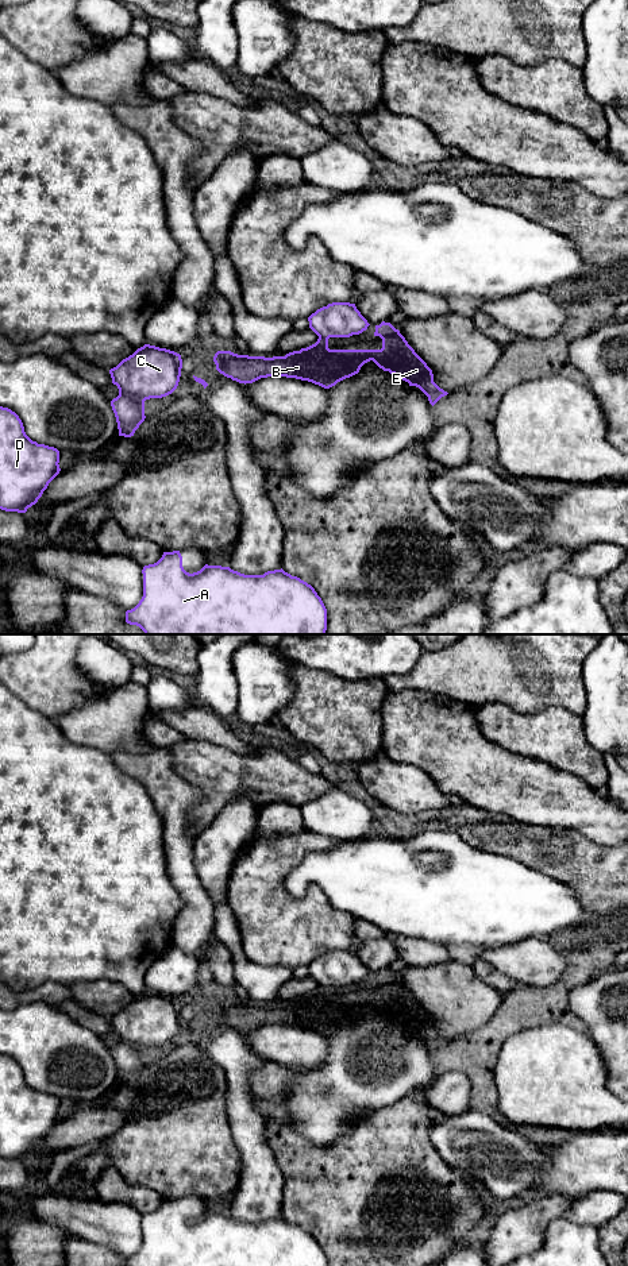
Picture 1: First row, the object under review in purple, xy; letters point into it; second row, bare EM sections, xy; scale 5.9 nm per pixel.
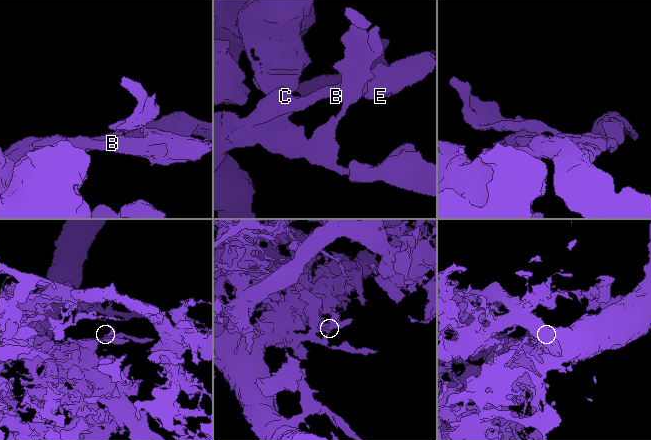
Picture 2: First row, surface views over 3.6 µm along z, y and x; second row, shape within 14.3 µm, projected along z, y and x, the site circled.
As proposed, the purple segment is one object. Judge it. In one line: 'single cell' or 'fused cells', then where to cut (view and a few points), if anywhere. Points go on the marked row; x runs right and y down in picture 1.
fused cells | xy (319, 336), (327, 339)

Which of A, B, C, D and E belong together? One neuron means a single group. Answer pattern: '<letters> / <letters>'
A C D / B E

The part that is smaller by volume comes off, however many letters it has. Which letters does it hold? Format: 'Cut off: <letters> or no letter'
Cut off: B, E

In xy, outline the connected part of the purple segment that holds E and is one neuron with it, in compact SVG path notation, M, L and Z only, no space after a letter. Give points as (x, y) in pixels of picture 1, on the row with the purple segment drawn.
M390 323L375 325L374 336L382 339L381 350L330 350L328 339L319 337L315 344L285 356L265 358L217 351L213 362L220 374L244 385L267 377L286 377L330 389L358 374L365 363L373 360L384 371L419 387L432 406L448 394L434 382L432 370Z

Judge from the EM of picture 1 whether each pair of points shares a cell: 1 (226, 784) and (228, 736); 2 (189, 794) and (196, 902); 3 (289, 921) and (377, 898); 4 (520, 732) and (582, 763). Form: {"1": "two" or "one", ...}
{"1": "two", "2": "one", "3": "two", "4": "one"}

